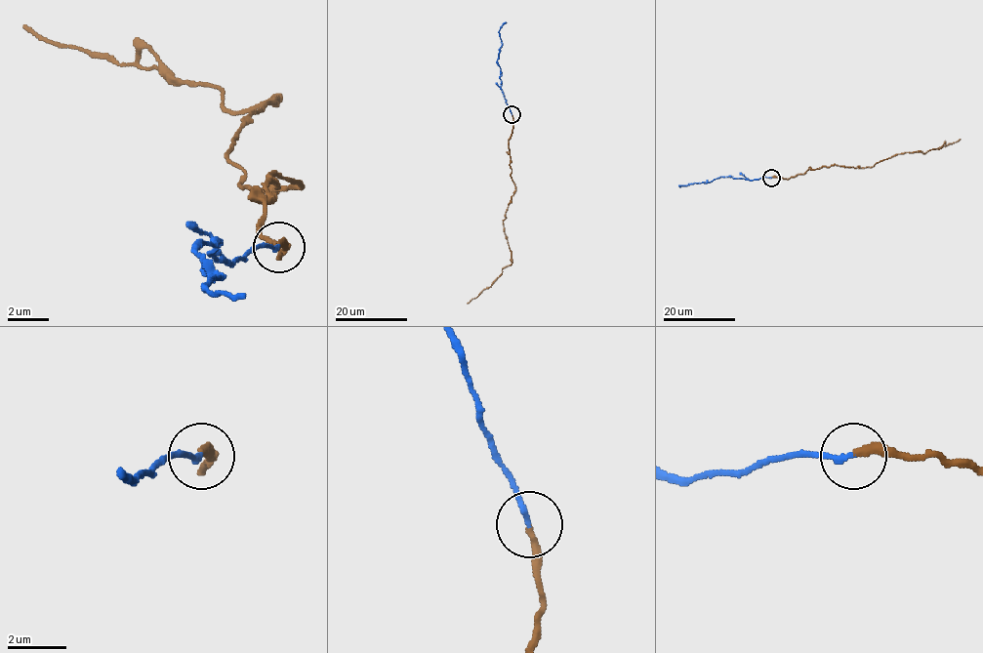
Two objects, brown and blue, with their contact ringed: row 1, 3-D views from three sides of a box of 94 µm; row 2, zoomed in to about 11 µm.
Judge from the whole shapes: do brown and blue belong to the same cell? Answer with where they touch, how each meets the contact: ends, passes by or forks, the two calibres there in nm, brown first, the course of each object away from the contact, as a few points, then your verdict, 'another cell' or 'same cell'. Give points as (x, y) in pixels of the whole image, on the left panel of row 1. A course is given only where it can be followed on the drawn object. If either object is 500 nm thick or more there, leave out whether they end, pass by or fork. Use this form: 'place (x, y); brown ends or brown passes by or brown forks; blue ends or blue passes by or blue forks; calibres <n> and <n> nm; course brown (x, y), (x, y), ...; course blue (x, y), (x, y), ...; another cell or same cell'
place (278, 247); brown ends; blue ends; calibres 240 and 190 nm; course brown (277, 246), (267, 184), (303, 184), (241, 189), (226, 159), (277, 102), (231, 112), (216, 87), (21, 25); course blue (277, 246), (236, 261), (216, 256), (216, 240), (195, 251), (221, 276), (211, 292), (247, 292); another cell

